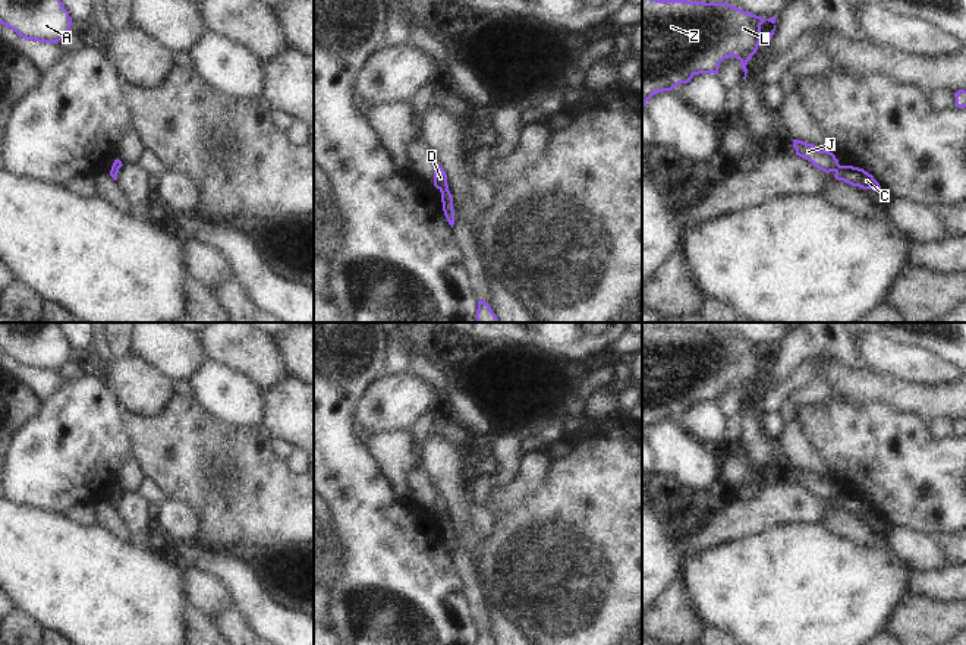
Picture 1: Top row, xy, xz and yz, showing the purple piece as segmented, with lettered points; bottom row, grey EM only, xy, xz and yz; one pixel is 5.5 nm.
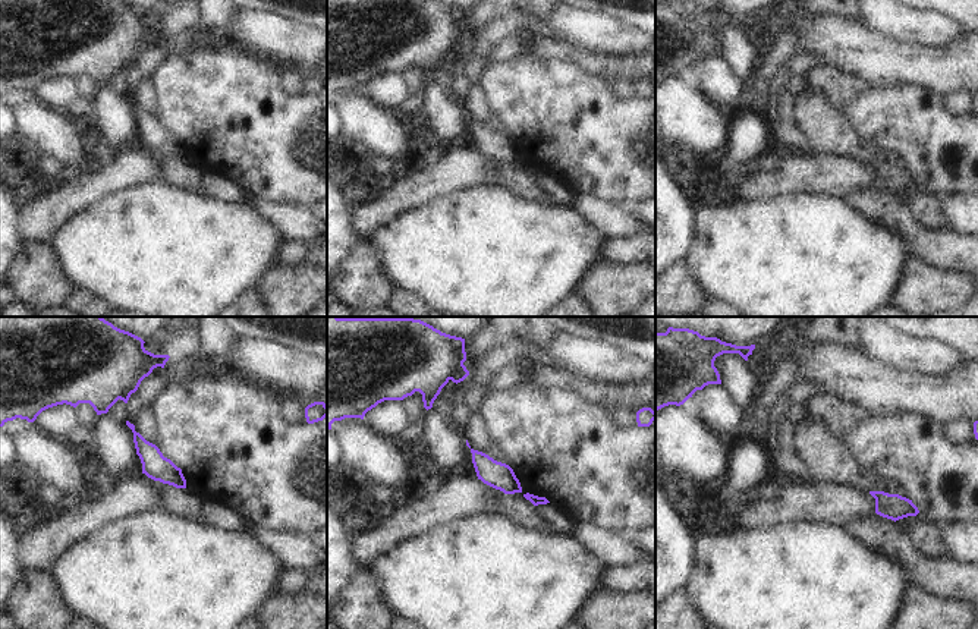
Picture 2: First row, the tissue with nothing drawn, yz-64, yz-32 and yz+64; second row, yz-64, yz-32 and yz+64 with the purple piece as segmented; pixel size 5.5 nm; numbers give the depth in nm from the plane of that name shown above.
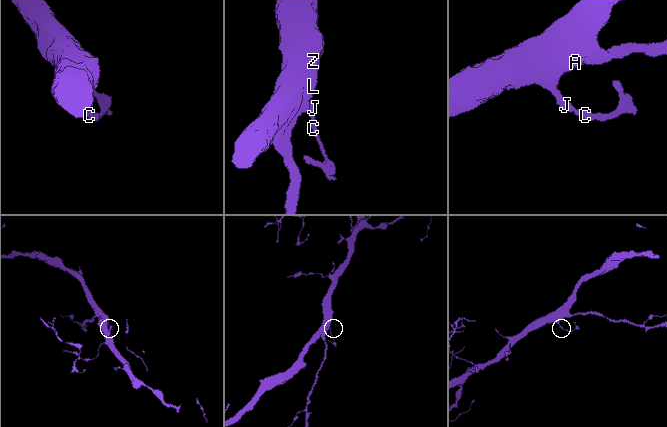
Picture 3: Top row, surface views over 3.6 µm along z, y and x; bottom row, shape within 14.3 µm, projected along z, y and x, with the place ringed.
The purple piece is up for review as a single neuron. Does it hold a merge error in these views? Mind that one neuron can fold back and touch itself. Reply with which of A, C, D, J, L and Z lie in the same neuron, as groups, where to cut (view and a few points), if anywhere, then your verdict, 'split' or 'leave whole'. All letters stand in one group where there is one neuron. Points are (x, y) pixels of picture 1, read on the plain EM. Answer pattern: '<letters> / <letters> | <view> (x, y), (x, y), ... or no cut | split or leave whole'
A C D J L Z | no cut | leave whole

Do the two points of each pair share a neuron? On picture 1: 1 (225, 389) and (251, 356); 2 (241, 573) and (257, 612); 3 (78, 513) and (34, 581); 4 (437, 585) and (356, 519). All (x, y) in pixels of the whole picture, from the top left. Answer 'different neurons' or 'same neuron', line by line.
1: different neurons
2: same neuron
3: different neurons
4: same neuron

